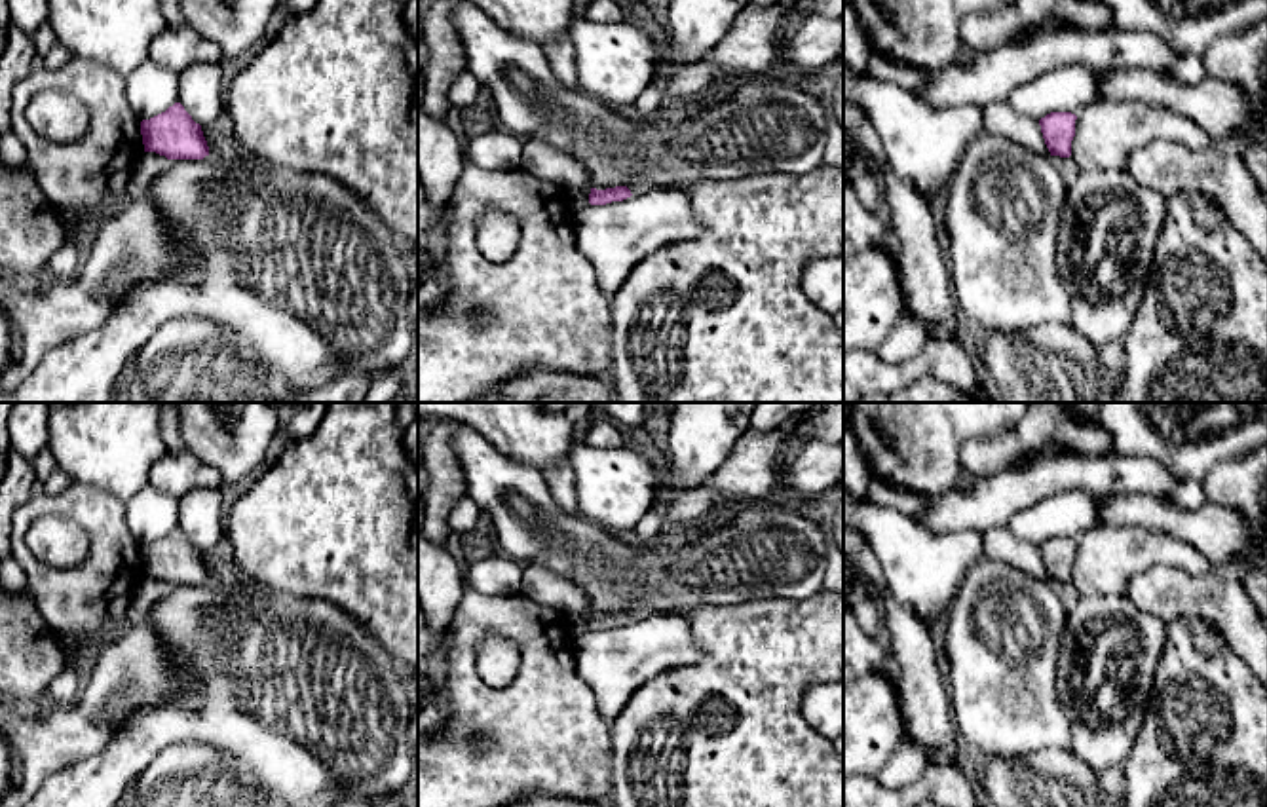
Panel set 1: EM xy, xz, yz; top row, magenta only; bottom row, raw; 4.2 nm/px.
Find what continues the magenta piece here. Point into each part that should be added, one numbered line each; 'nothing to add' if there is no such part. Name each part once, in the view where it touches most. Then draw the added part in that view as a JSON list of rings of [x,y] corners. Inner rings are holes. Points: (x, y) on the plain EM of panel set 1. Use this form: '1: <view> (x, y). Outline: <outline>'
nothing to add

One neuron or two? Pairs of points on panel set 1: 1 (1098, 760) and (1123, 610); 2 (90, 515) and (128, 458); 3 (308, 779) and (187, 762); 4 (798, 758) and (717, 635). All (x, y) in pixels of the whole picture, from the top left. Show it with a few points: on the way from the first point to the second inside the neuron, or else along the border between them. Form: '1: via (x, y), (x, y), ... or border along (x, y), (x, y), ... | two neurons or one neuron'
1: via (1104, 722), (1125, 680), (1125, 648) | one neuron
2: border along (75, 483), (101, 488), (124, 502) | two neurons
3: border along (211, 747), (238, 758), (264, 787) | two neurons
4: via (768, 728), (751, 711), (751, 669), (747, 665) | one neuron

